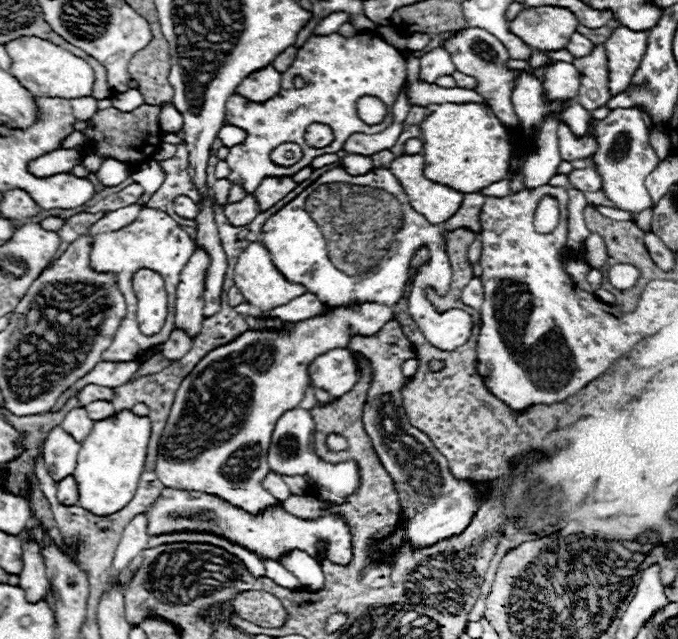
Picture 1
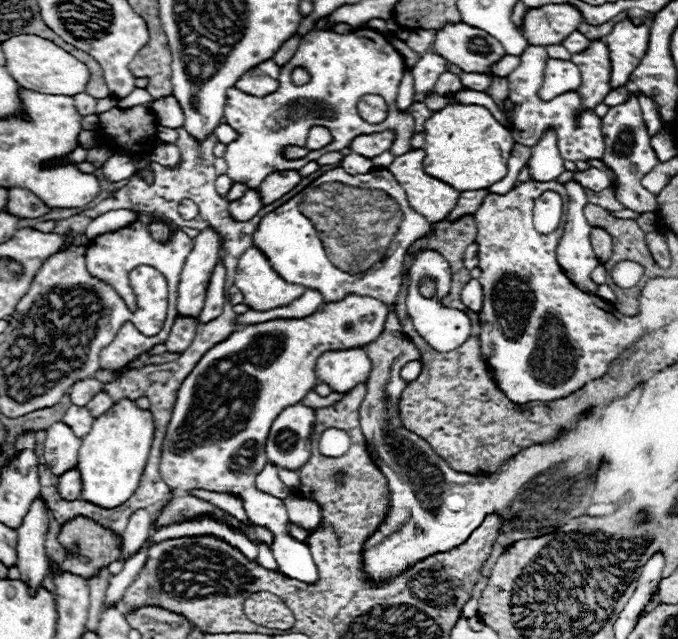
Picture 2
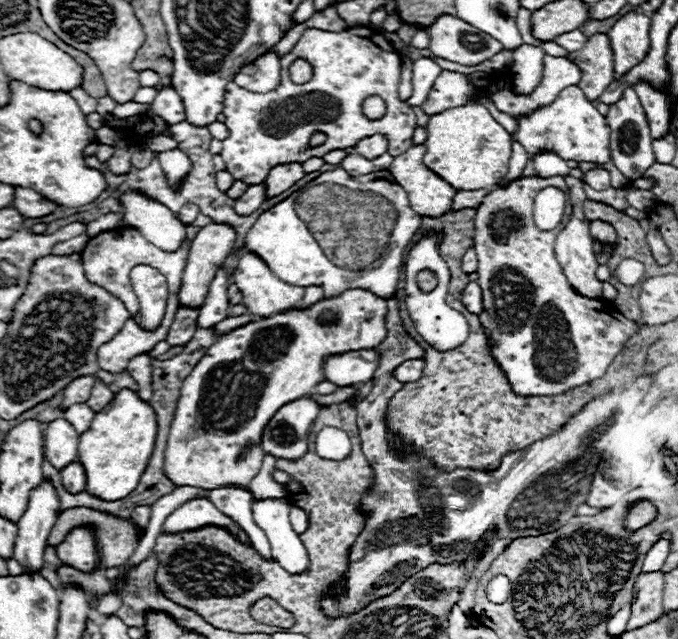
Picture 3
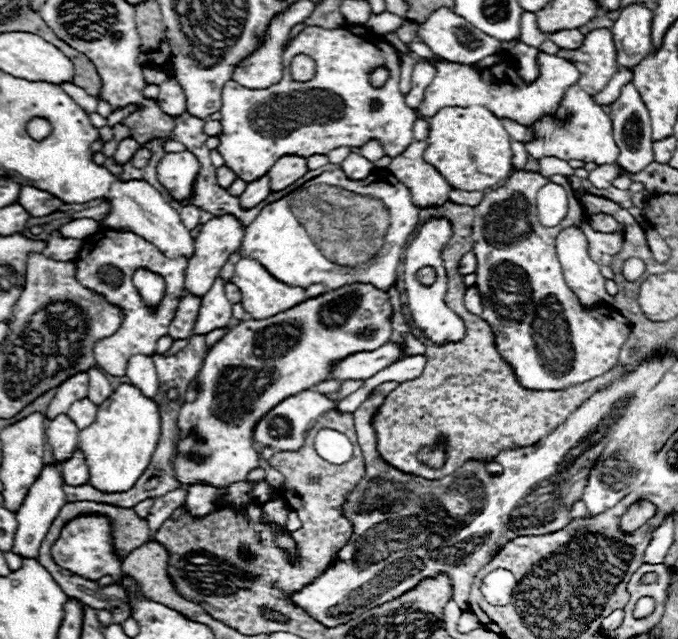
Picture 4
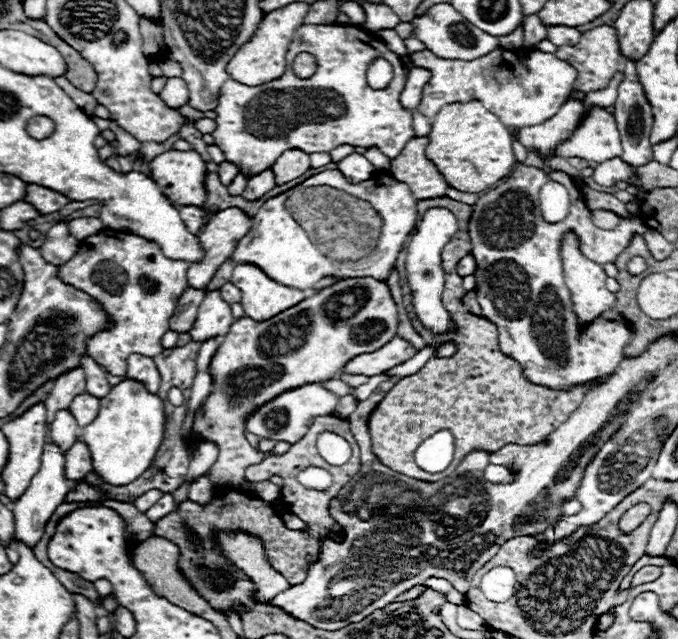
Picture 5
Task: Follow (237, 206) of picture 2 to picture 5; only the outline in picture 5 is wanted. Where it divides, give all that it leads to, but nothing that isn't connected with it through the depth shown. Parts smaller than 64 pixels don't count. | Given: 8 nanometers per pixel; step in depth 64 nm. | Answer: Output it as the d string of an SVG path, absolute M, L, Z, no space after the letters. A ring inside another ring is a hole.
M266 168L264 172L260 172L260 174L256 174L256 176L252 176L250 180L248 180L248 186L246 186L246 190L242 192L242 196L244 198L248 198L248 200L258 200L260 196L264 196L268 190L272 190L276 186L276 182L274 182L274 172L272 172L272 168Z

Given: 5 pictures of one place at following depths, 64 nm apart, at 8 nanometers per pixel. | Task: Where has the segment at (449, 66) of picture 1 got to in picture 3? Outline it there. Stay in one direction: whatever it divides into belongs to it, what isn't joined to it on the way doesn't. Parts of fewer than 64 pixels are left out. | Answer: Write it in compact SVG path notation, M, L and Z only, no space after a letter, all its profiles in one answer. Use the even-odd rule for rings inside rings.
M420 58L420 60L414 62L412 96L408 98L408 104L410 106L420 106L426 100L426 96L428 96L432 84L434 84L436 76L440 74L440 70L442 68L436 62L432 62L430 58Z

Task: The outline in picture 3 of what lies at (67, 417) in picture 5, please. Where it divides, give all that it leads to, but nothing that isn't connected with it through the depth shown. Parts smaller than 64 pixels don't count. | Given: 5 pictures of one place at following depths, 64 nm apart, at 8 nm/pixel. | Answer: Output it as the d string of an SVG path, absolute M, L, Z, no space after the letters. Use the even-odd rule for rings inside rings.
M56 418L46 426L44 454L56 468L64 468L78 458L78 432L68 420Z

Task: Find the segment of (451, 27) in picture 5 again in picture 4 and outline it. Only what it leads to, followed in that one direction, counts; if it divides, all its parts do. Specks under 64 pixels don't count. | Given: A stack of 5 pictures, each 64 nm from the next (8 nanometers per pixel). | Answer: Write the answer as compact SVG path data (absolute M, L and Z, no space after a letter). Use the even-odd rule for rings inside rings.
M444 6L434 10L426 22L418 24L418 40L422 40L436 56L440 56L444 60L452 60L452 62L462 62L462 64L474 64L486 56L500 52L500 48L502 48L500 40L480 32L470 22L466 22L456 12L444 8Z

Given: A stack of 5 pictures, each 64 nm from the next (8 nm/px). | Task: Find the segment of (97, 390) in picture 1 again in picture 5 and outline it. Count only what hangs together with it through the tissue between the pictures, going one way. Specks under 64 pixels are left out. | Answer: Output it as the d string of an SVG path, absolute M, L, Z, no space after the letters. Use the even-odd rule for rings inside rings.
M72 368L66 374L58 376L54 380L54 388L46 398L46 420L48 424L54 420L56 412L60 408L68 408L74 396L82 394L86 390L86 378L82 368Z

